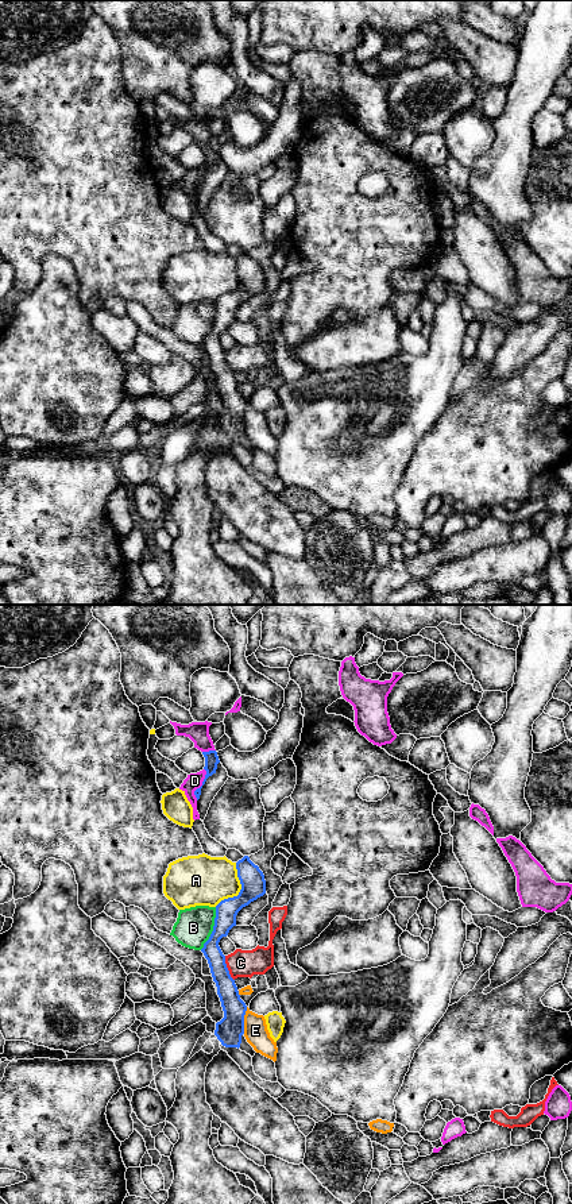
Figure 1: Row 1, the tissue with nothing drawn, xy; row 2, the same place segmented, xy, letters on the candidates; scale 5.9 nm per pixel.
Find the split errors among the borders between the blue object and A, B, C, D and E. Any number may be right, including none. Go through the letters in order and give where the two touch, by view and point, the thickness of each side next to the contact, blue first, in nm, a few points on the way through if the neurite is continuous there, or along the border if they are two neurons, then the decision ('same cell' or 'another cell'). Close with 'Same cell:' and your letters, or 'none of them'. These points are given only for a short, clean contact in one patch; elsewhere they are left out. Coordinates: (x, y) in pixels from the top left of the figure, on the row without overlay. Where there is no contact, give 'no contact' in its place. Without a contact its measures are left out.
A: xy (240, 285) | 150/300 nm | another cell
B: xy (213, 324) | 130/220 nm | another cell
C: xy (227, 363) | 140/160 nm | along xy (224, 351), (228, 369), (234, 375) | another cell
D: xy (203, 180) | 80/100 nm | along xy (204, 163), (205, 173), (194, 186), (196, 195) | another cell
E: xy (243, 416) | 160/140 nm | another cell
Same cell: none of them

